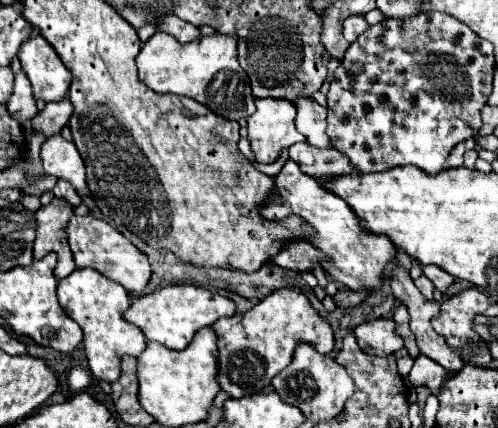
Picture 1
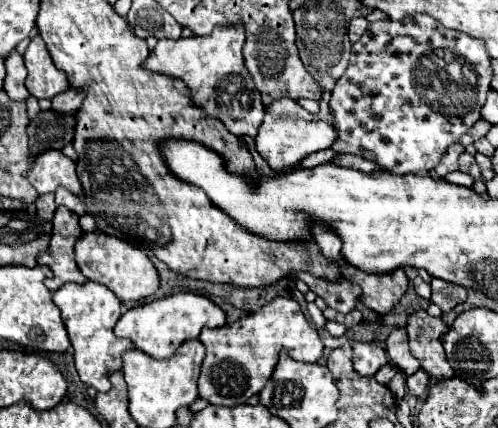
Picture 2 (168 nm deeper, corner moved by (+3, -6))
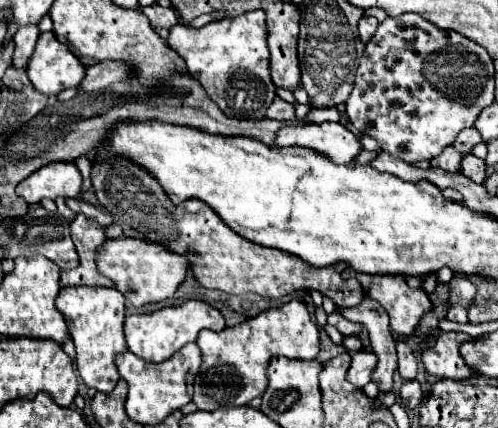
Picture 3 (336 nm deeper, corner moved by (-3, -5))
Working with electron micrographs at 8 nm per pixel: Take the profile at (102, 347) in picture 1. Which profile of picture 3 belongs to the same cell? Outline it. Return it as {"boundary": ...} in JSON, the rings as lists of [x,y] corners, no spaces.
{"boundary":[[[62,287],[56,297],[56,307],[64,315],[68,331],[76,347],[76,365],[84,383],[96,391],[110,393],[120,379],[114,357],[128,351],[122,325],[126,317],[124,297],[114,287]]]}

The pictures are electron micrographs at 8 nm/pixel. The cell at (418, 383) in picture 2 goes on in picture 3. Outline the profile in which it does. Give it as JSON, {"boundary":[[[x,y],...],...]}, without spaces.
{"boundary":[[[416,379],[406,381],[406,383],[402,385],[402,389],[400,389],[400,401],[402,401],[404,407],[414,409],[414,407],[418,407],[418,405],[422,403],[422,399],[424,399],[424,393],[422,393],[420,383],[418,383]]]}

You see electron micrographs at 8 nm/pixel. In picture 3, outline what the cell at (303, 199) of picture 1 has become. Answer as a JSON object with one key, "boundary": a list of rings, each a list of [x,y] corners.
{"boundary":[[[356,273],[356,279],[366,295],[386,309],[392,331],[400,335],[412,335],[420,317],[432,309],[428,295],[422,289],[412,289],[402,275]]]}

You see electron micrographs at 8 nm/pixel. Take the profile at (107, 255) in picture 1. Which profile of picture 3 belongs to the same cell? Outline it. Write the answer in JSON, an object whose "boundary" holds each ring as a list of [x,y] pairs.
{"boundary":[[[118,237],[118,239],[106,239],[96,253],[96,265],[98,271],[112,279],[116,289],[130,301],[134,307],[164,301],[174,295],[176,287],[184,281],[188,261],[180,255],[170,253],[166,247],[148,243],[144,239],[132,239],[132,237]]]}

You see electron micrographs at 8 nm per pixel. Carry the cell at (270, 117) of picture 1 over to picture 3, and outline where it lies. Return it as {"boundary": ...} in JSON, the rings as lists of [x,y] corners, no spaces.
{"boundary":[[[302,123],[278,129],[274,147],[306,147],[336,163],[350,163],[360,151],[360,143],[340,123]]]}

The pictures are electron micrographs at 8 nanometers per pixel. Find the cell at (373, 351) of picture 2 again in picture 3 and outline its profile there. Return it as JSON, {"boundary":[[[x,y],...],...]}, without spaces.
{"boundary":[[[362,349],[362,351],[352,351],[352,365],[348,369],[348,375],[346,379],[356,385],[358,389],[362,389],[370,379],[372,379],[372,373],[374,373],[374,365],[378,363],[378,357],[368,351],[368,349]]]}

